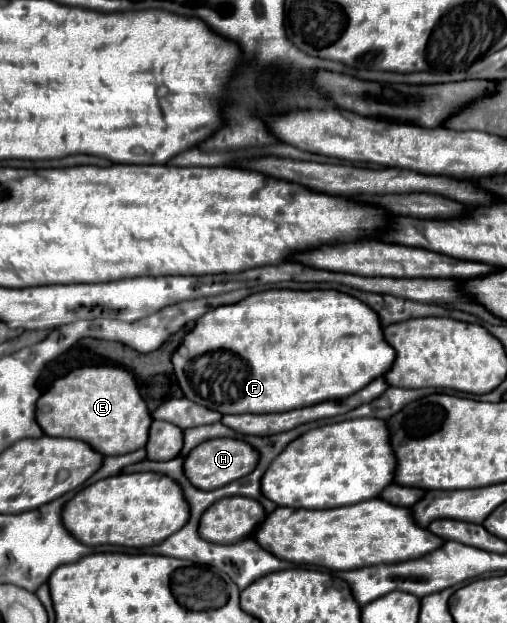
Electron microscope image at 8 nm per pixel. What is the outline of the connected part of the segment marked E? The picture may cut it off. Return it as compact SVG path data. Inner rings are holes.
M85 366L69 372L63 378L57 378L47 392L41 394L37 400L37 412L35 412L37 424L41 430L49 436L63 436L63 438L75 438L91 444L91 448L103 456L111 454L129 454L145 446L149 436L149 424L153 422L147 406L137 390L137 384L133 376L127 370L113 368L113 366Z

